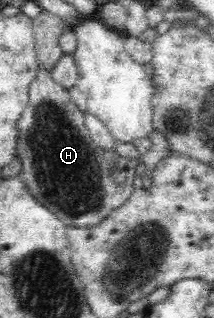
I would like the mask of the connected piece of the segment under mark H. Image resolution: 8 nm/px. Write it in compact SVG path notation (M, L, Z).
M39 69L38 77L30 83L30 111L22 111L16 130L16 155L20 160L18 180L26 186L30 196L51 211L67 227L86 227L104 219L134 191L136 164L141 158L120 157L115 151L99 147L90 136L85 125L85 116L73 103L70 93L53 80L48 71Z

